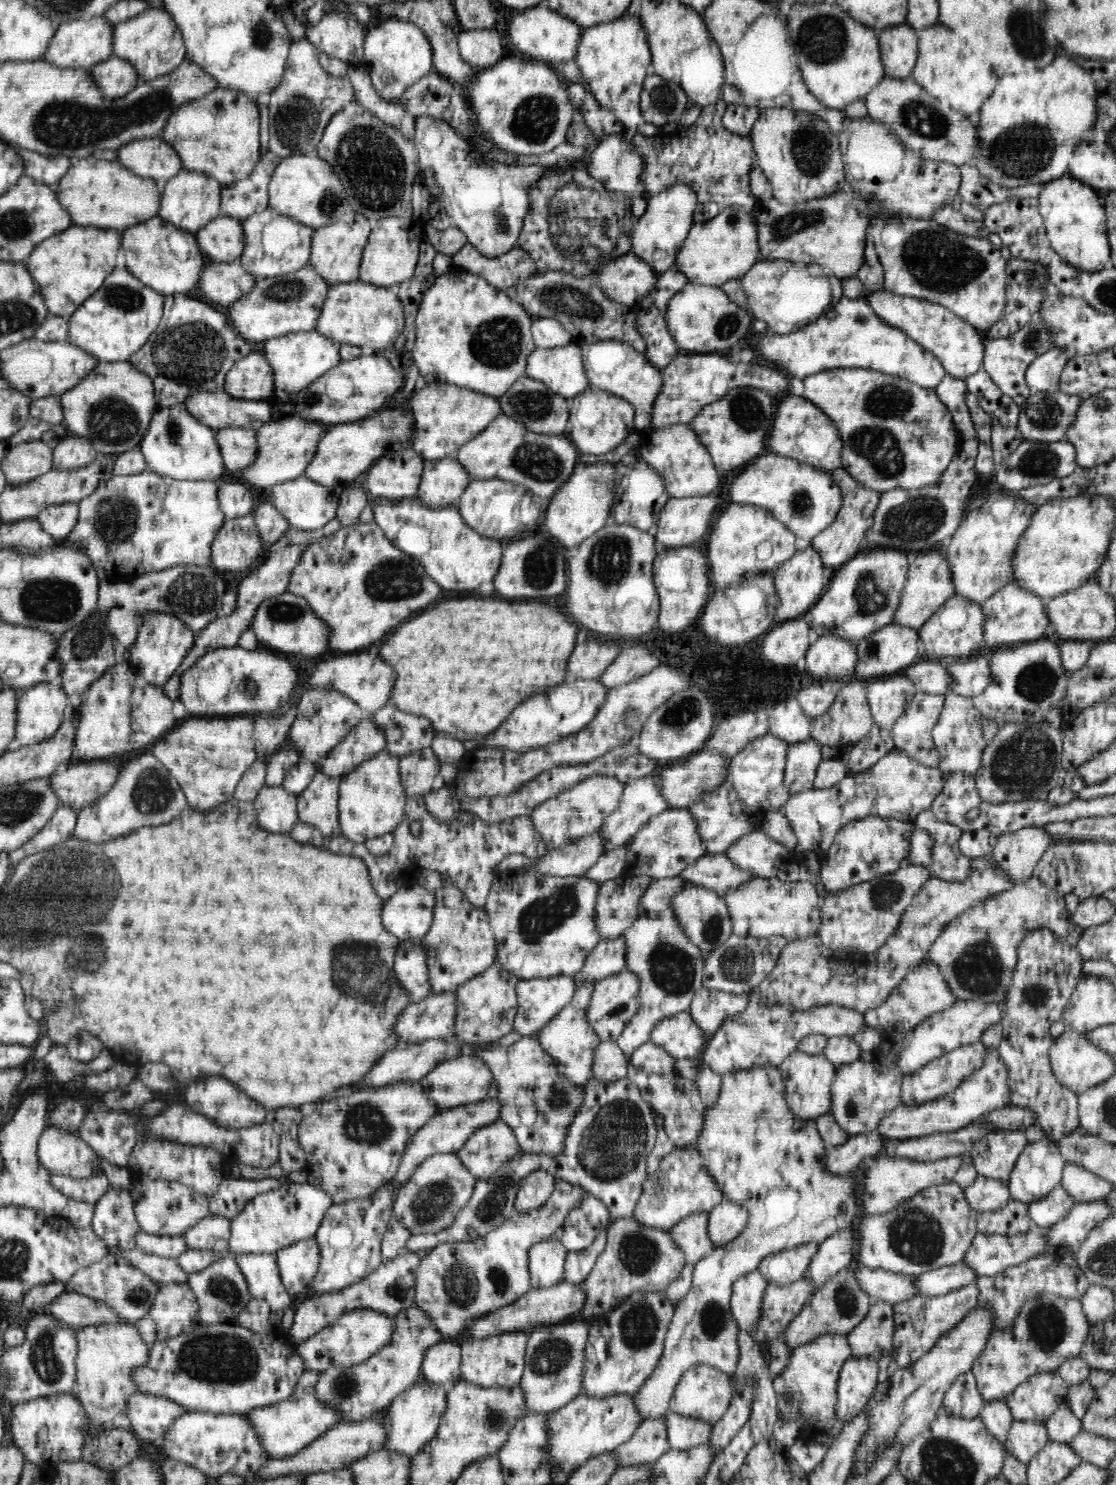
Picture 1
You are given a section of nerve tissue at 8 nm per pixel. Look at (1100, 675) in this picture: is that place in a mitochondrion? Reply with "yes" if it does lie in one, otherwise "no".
yes

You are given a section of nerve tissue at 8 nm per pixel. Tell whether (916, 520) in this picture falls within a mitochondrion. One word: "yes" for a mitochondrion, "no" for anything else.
yes

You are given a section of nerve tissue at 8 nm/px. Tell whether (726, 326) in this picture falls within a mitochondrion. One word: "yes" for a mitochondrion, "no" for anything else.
yes

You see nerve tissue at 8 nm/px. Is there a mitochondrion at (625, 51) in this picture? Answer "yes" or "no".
no

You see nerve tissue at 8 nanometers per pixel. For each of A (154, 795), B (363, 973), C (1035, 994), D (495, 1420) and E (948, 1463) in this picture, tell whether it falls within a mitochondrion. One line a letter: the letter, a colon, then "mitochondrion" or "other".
A: mitochondrion
B: mitochondrion
C: mitochondrion
D: mitochondrion
E: mitochondrion

